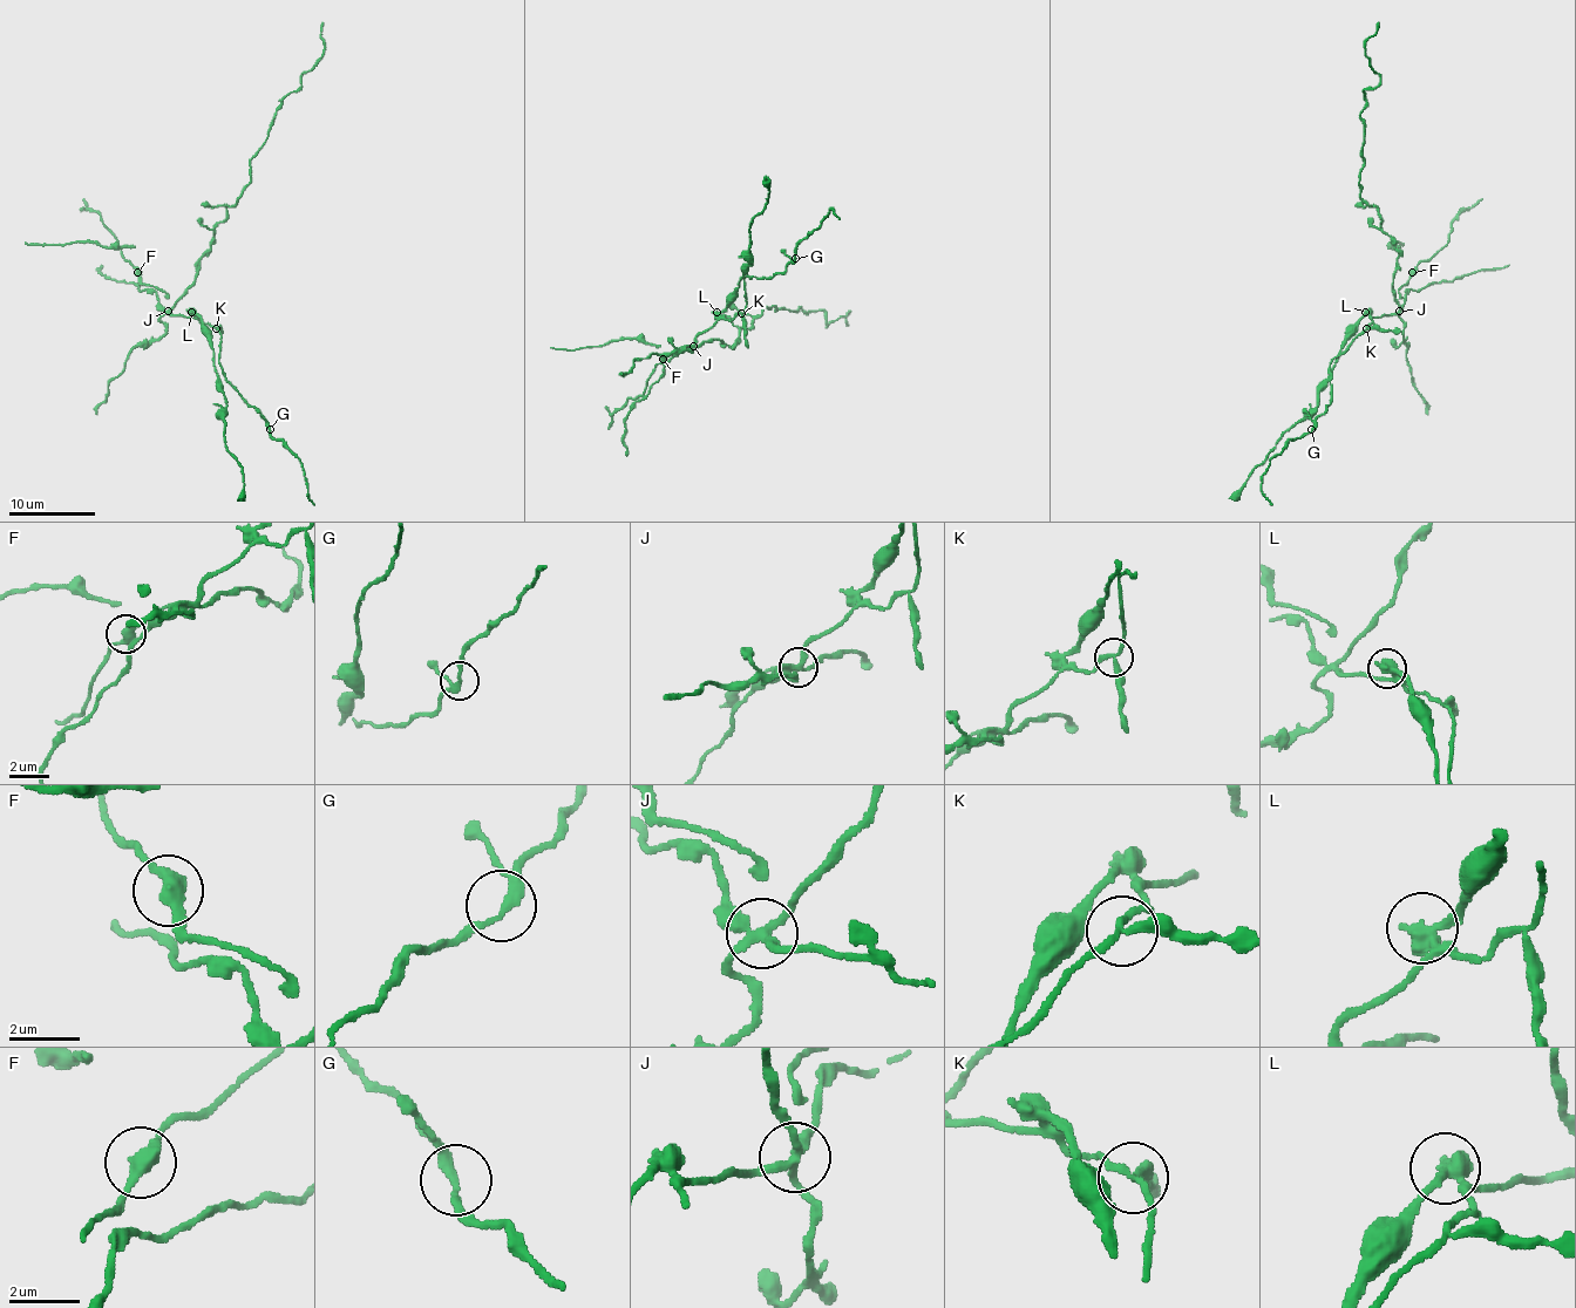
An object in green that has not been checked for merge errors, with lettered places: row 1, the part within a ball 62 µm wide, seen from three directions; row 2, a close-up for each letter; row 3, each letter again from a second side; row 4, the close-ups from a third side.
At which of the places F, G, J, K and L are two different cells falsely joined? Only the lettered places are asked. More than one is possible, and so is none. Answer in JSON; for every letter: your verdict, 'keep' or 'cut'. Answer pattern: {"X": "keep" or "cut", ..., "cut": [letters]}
{"F": "keep", "G": "keep", "J": "cut", "K": "cut", "L": "cut", "cut": ["J", "K", "L"]}

